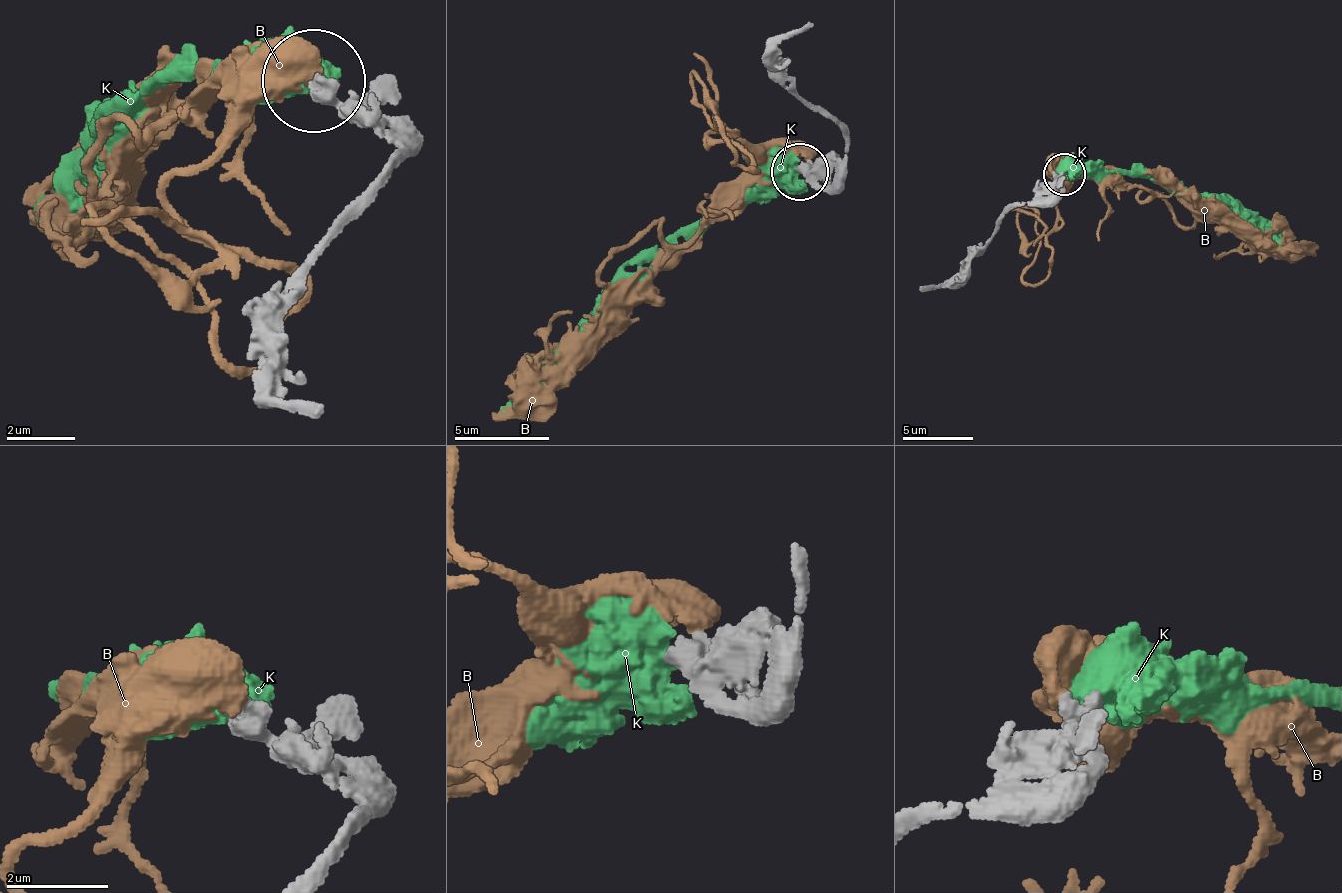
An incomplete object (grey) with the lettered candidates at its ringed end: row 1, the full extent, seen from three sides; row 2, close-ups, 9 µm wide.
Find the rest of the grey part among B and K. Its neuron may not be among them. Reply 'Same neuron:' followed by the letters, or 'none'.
Same neuron: K

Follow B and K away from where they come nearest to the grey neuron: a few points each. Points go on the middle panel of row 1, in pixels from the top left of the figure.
B: (807, 159), (774, 156), (725, 207), (668, 256), (653, 291), (555, 379), (498, 421)
K: (798, 168), (768, 166), (727, 206), (680, 228), (655, 248), (621, 310), (533, 391), (500, 408)

